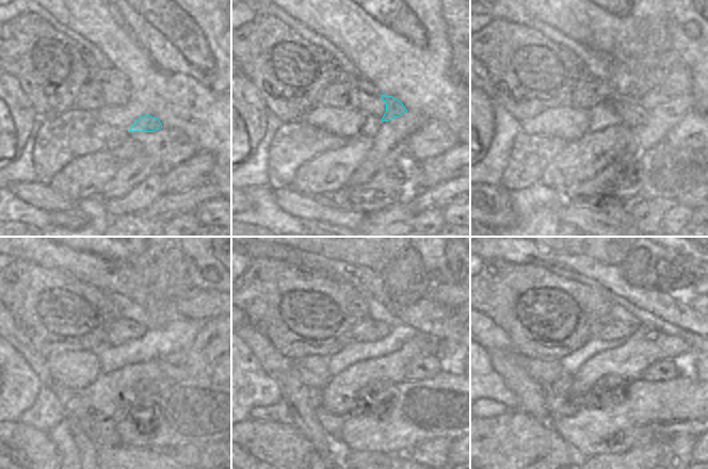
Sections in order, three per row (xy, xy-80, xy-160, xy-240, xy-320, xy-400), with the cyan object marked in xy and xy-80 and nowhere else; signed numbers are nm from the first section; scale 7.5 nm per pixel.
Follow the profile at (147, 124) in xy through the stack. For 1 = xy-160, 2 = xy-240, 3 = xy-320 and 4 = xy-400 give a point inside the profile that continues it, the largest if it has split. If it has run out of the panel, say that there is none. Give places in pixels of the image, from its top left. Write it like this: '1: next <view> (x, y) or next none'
1: next xy-160 (624, 77)
2: next xy-240 (171, 279)
3: next xy-320 (406, 280)
4: next xy-400 (639, 268)

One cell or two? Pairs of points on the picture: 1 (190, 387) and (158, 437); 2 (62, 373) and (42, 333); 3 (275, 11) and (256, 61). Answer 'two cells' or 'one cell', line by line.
1: one cell
2: two cells
3: two cells

